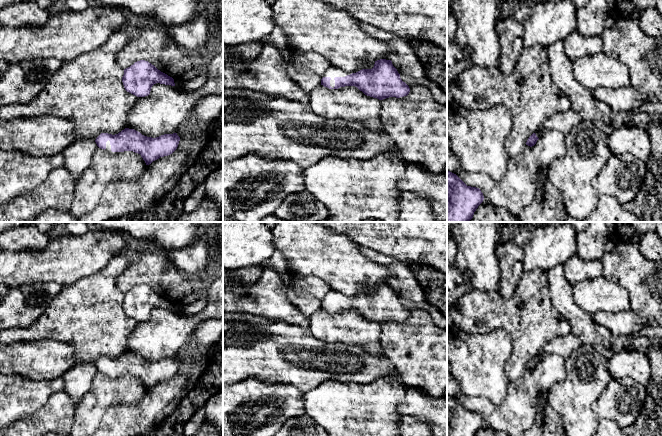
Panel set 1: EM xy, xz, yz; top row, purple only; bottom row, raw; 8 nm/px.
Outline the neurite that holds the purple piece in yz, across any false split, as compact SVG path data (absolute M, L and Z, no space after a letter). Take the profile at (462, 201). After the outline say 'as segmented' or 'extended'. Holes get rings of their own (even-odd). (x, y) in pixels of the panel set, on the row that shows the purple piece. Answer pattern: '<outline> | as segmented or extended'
M447 171L447 222L469 222L484 196L479 188L467 186Z | as segmented

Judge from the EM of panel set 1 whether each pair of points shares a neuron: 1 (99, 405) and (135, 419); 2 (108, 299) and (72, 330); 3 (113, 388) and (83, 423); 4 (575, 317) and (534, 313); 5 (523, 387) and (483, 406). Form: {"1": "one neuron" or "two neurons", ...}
{"1": "two neurons", "2": "one neuron", "3": "one neuron", "4": "two neurons", "5": "one neuron"}

